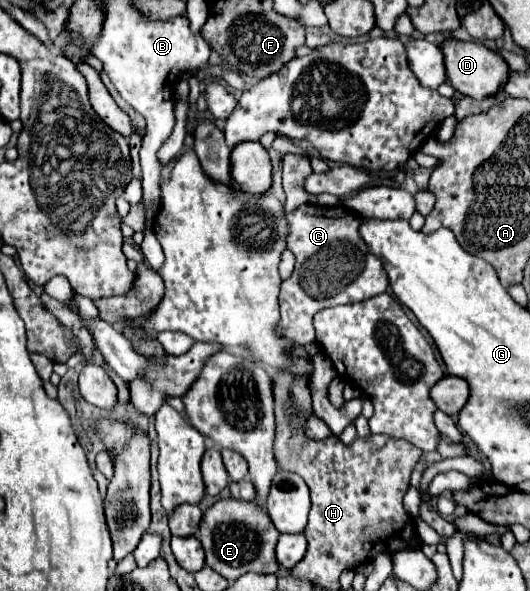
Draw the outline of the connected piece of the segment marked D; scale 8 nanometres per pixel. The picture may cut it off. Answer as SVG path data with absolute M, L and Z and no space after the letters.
M449 40L441 46L441 50L445 54L447 78L457 92L461 92L473 100L485 100L489 96L495 96L499 90L503 90L503 84L507 84L507 76L511 74L509 64L497 52L485 48L483 44Z

